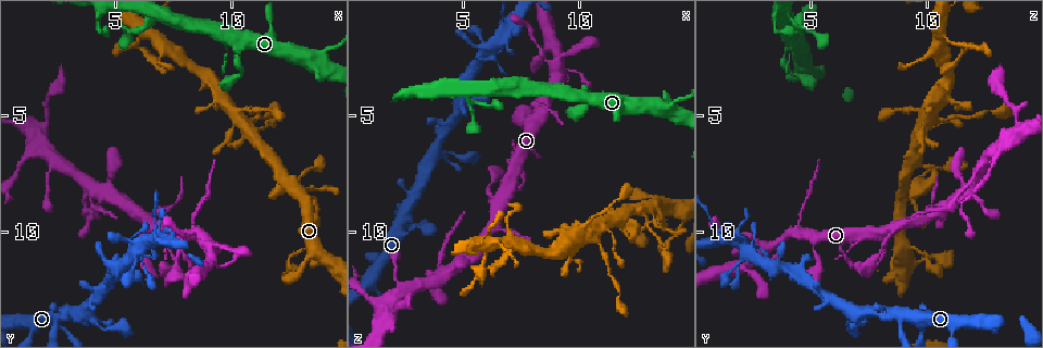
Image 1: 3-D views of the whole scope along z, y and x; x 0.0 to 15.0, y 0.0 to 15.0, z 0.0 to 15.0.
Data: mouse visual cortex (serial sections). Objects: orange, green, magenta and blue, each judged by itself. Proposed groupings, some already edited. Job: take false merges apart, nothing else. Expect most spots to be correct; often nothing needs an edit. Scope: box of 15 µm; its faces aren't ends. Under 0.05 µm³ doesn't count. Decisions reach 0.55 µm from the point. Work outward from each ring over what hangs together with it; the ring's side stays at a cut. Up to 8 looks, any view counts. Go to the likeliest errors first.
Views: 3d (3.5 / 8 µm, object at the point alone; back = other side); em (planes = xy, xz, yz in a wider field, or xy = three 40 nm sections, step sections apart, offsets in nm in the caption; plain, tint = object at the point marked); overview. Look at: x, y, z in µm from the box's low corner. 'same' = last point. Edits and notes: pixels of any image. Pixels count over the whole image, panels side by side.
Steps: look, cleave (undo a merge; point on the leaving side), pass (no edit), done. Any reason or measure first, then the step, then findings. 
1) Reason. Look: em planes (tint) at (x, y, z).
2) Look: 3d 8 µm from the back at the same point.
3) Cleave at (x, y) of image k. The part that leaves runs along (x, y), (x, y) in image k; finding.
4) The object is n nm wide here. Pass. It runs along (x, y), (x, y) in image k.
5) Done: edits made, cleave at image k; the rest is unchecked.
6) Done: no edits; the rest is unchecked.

Arms part here. Look: 3d 3.5 µm at (5.9, 2.0, 11.4).

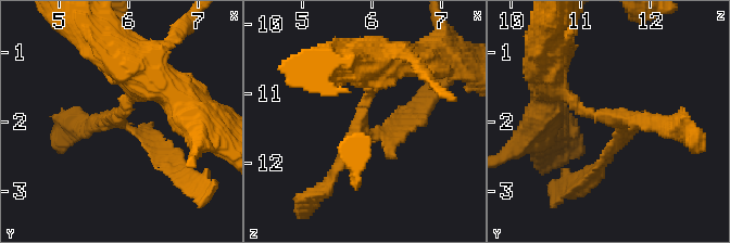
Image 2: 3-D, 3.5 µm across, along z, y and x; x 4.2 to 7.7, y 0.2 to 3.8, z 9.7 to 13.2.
Need the tissue. Look: em xy step 2 (tint) at (5.80, 2.00, 11.55).

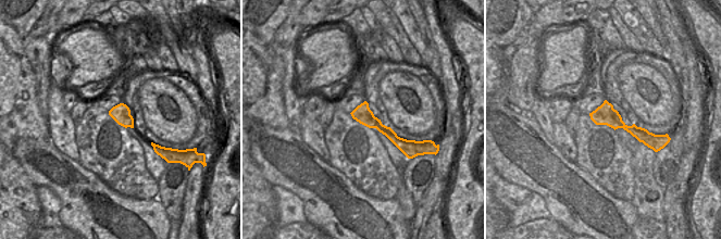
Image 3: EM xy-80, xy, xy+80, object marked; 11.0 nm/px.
The object is 190 nm wide here. Pass. It runs along (377, 73), (356, 139), (323, 189) in image 2; one cell here.

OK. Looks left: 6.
Branch point. Look: 3d 8 µm from the back at (8.3, 9.9, 4.4).

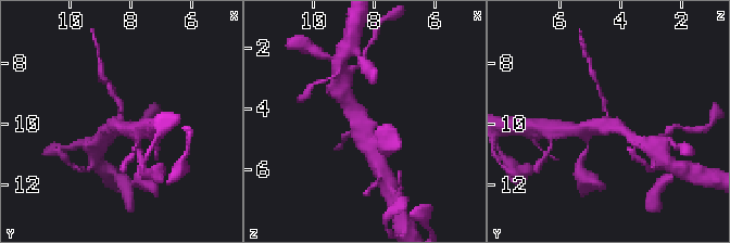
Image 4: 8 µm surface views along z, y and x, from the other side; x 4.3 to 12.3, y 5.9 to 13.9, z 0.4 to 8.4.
Zoom in. Look: 3d 3.5 µm at (8.3, 9.9, 4.3).

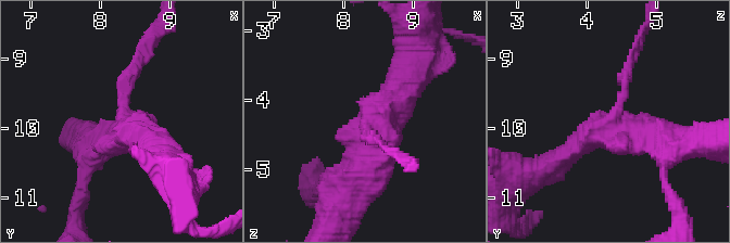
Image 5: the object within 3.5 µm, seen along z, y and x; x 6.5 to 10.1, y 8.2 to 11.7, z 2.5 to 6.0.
The arms are 150, 350, 500 nm wide. Pass. It runs along (350, 188), (413, 74) in image 5; all the same cell.

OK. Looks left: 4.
A narrow waist. Look: 3d 3.5 µm at (10.3, 2.4, 3.9).

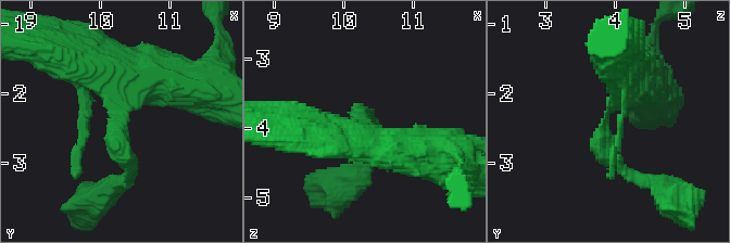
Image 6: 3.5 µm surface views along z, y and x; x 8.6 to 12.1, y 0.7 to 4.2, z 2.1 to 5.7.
Look: em xy step 5 (tint) at (10.25, 2.35, 3.85).

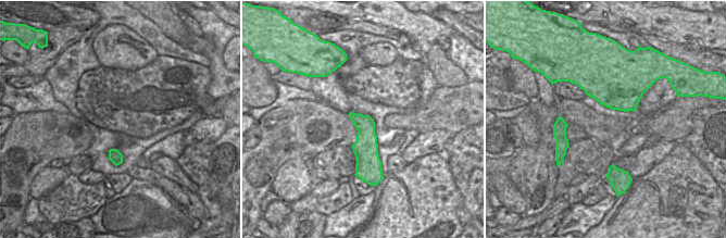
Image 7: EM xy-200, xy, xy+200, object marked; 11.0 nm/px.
Look: em xy step 1 (tint) at the same point.

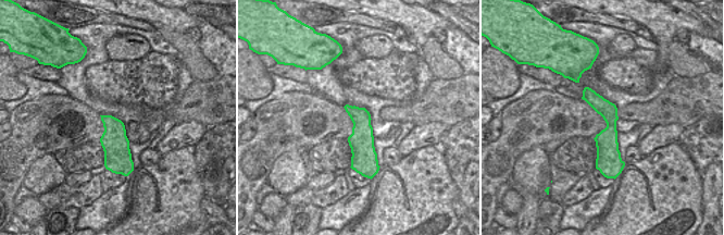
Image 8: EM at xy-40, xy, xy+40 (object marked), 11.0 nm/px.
The arms are 200, 500 nm wide. Pass. It runs along (586, 90), (610, 115), (609, 161) in image 8; one cell here.

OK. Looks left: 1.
Done: no edits; the rest is unchecked.

